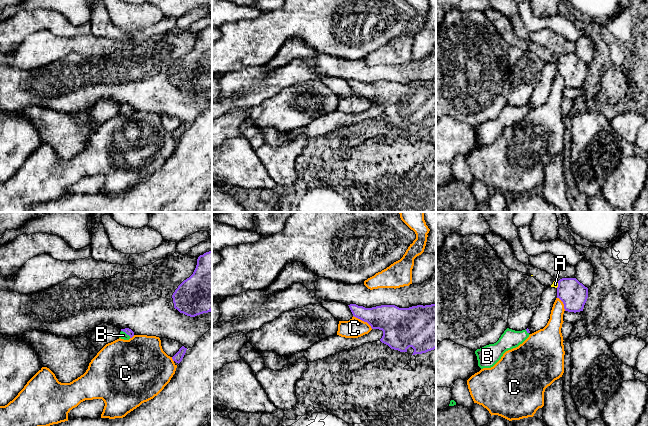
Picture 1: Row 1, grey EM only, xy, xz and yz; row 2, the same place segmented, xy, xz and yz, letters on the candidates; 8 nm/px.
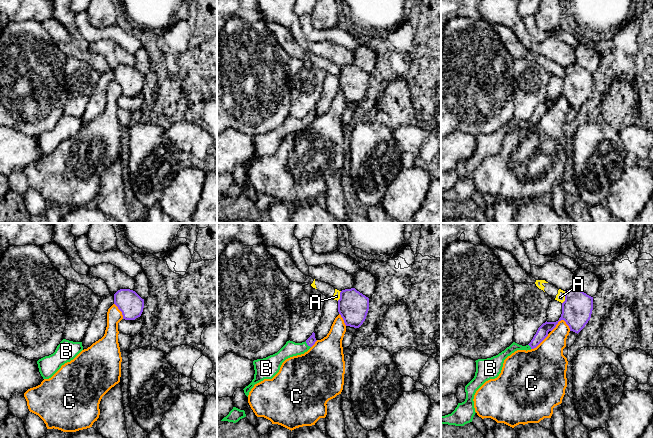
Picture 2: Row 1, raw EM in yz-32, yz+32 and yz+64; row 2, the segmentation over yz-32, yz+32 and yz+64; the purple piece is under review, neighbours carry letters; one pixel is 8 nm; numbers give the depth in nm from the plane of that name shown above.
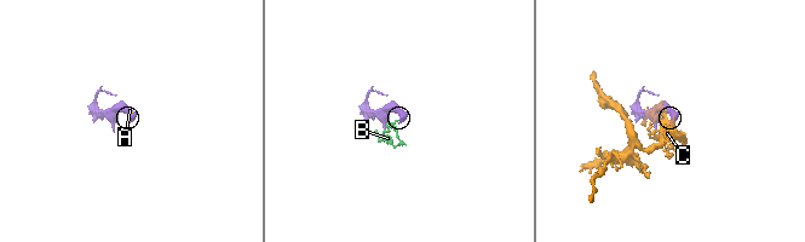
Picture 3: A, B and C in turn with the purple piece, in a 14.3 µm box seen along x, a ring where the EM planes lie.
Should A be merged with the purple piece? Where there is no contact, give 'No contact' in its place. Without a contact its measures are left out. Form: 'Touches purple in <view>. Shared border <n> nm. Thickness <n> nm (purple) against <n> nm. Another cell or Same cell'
Touches purple in yz. Shared border 60 nm. Thickness 220 nm (purple) against 50 nm. Another cell

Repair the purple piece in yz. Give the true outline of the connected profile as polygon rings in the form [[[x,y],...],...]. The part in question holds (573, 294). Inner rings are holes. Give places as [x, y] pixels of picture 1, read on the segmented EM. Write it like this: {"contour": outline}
{"contour": [[[562,278],[558,281],[557,298],[563,304],[565,311],[580,312],[588,298],[588,288],[576,278]]]}

